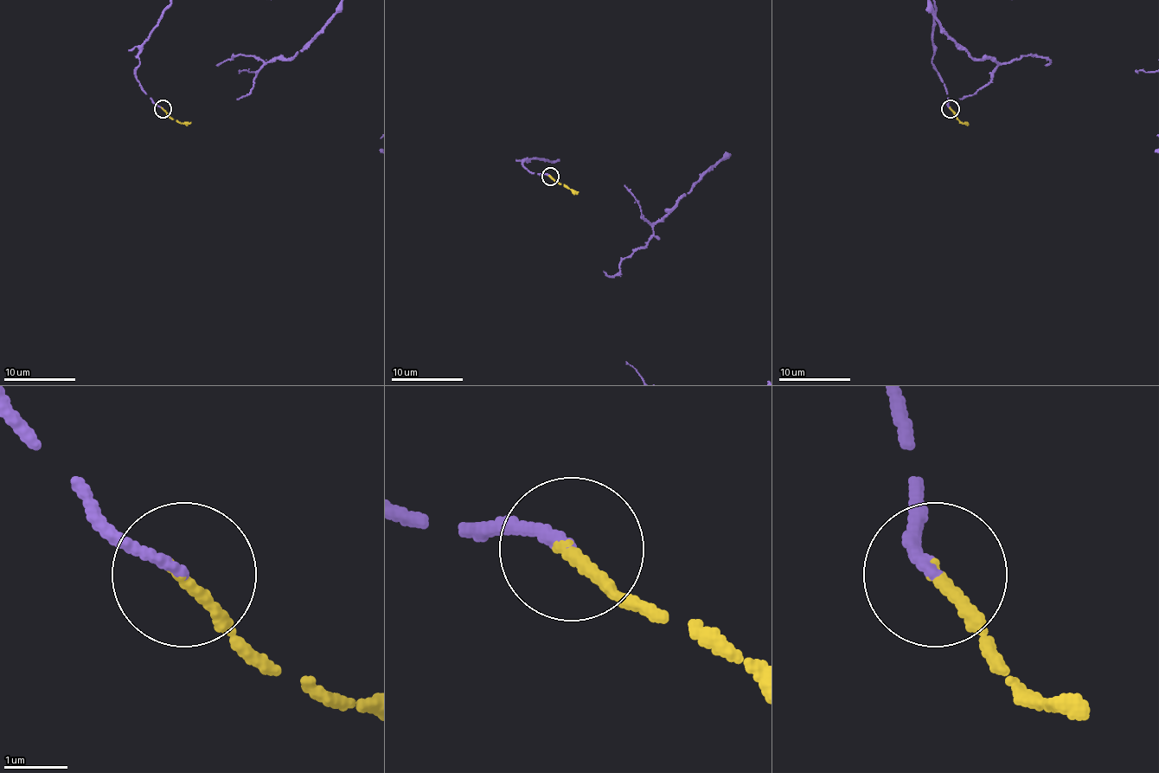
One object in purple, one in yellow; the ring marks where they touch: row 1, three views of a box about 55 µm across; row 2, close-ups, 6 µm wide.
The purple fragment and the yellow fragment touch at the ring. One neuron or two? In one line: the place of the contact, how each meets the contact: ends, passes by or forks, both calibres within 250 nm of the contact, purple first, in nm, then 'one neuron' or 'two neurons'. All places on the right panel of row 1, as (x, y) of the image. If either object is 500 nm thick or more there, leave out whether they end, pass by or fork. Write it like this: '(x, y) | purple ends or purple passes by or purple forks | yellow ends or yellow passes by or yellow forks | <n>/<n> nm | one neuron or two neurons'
(950, 108) | purple ends | yellow ends | 170/190 nm | one neuron

